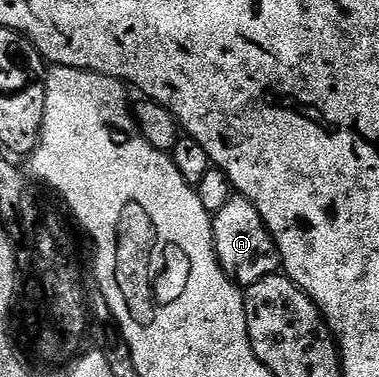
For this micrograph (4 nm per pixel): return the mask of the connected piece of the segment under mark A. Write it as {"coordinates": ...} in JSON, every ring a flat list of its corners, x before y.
{"coordinates":[[233,195,222,207,222,211,215,213,212,219,216,254,224,274,232,278,237,285,247,287,258,283,262,279,273,276,281,268,280,252,254,203,250,203,239,195]]}

